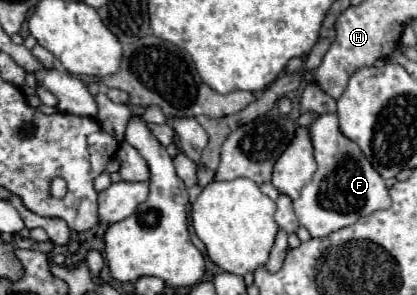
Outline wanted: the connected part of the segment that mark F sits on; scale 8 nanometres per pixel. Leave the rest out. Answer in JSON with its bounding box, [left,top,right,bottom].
[293,112,391,238]

